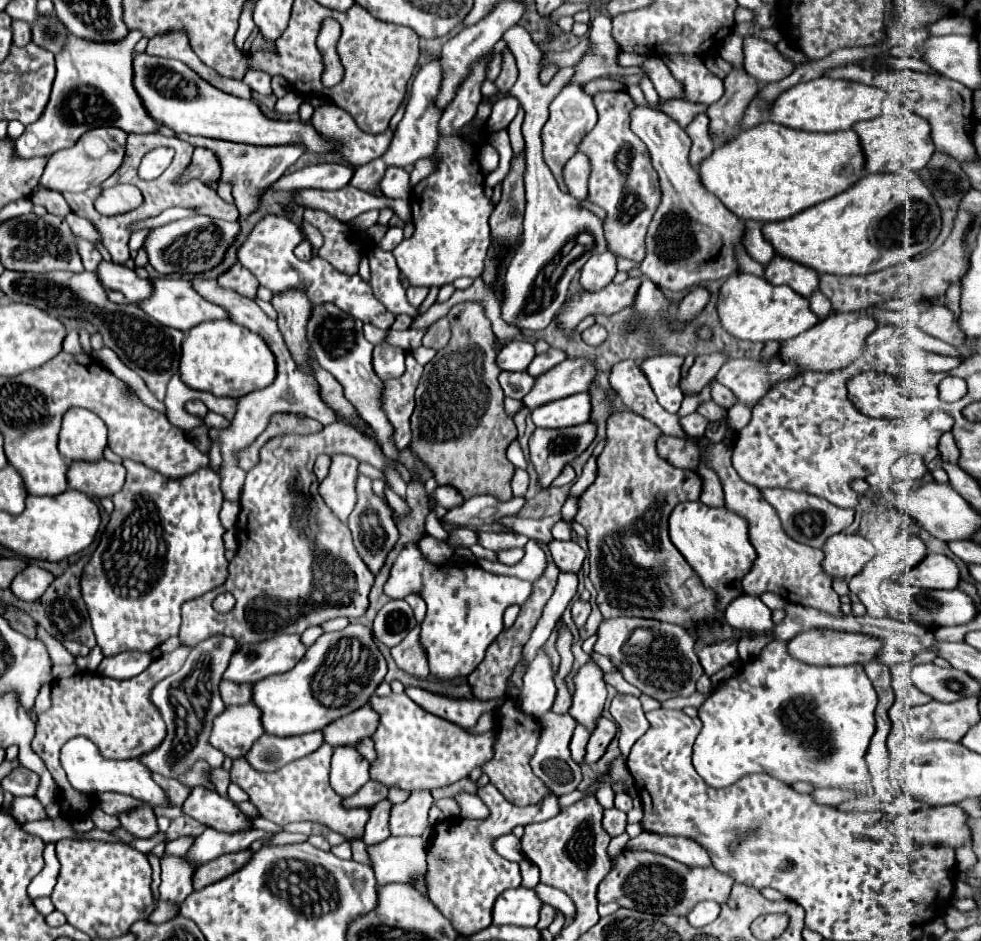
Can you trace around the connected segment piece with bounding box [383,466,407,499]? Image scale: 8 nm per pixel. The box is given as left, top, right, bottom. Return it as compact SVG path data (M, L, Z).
M391 466L387 467L383 473L390 488L401 498L405 499L407 484L403 481L399 473Z

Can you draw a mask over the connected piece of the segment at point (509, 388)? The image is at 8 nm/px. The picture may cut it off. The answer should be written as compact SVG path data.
M501 371L499 383L501 383L501 389L505 391L507 397L511 397L511 399L523 399L531 391L535 379L529 373L525 373L525 371L523 373Z

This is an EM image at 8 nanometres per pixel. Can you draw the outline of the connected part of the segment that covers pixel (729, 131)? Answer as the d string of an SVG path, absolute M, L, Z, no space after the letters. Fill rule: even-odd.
M733 69L723 79L723 83L725 83L723 97L717 103L709 105L707 109L707 115L711 119L709 129L717 133L719 141L725 141L733 135L733 129L743 117L743 111L761 91L761 83L743 69L741 71Z

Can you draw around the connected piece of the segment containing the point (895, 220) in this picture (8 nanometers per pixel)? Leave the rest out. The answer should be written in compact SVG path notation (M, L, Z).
M905 171L865 174L865 177L861 177L847 191L831 197L829 201L817 203L815 207L801 211L797 217L765 223L763 237L773 245L777 255L801 263L805 267L811 267L817 273L869 275L923 253L933 245L935 237L939 235L939 229L941 229L939 207L933 203L929 189L921 183L919 171Z

